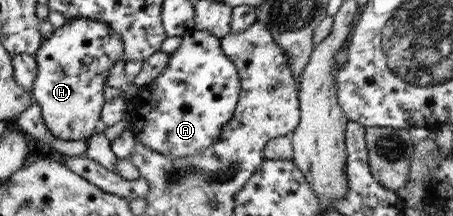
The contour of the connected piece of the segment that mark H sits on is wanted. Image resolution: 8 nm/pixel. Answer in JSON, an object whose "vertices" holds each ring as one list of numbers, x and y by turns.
{"vertices":[[83,17,67,19,64,26,56,28,48,38,43,38,36,55,37,75,31,93,41,107,41,118,45,126,61,140,83,140,91,137,97,127,101,126,101,111,106,103,103,97,105,80,115,62,123,59,124,42,121,36,100,20]]}

